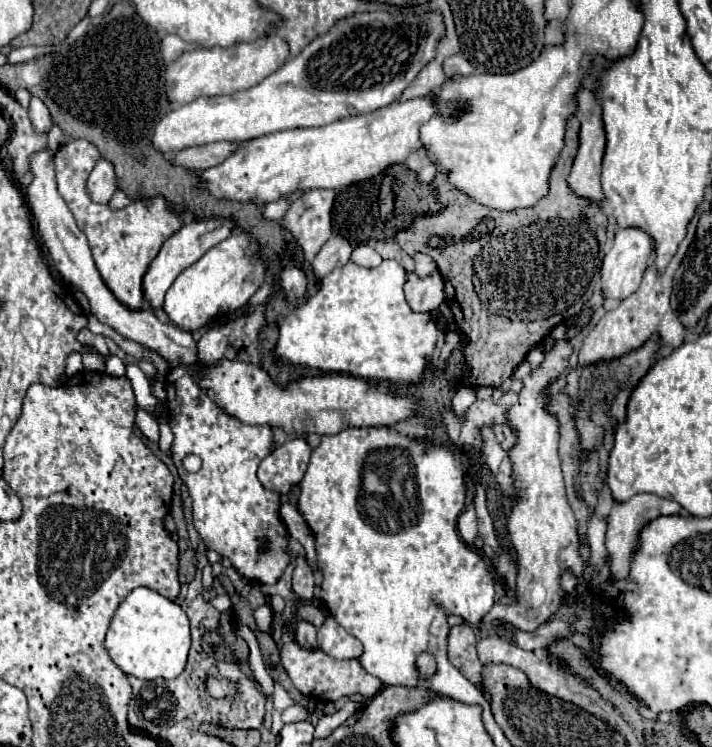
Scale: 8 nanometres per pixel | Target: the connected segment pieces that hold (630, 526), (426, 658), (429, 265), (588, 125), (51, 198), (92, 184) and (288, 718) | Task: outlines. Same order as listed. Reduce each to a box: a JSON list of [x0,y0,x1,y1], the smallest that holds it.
[[606,493,682,579],[416,651,436,679],[414,253,436,277],[568,89,604,207],[26,149,198,367],[88,159,118,203],[282,703,310,725]]

